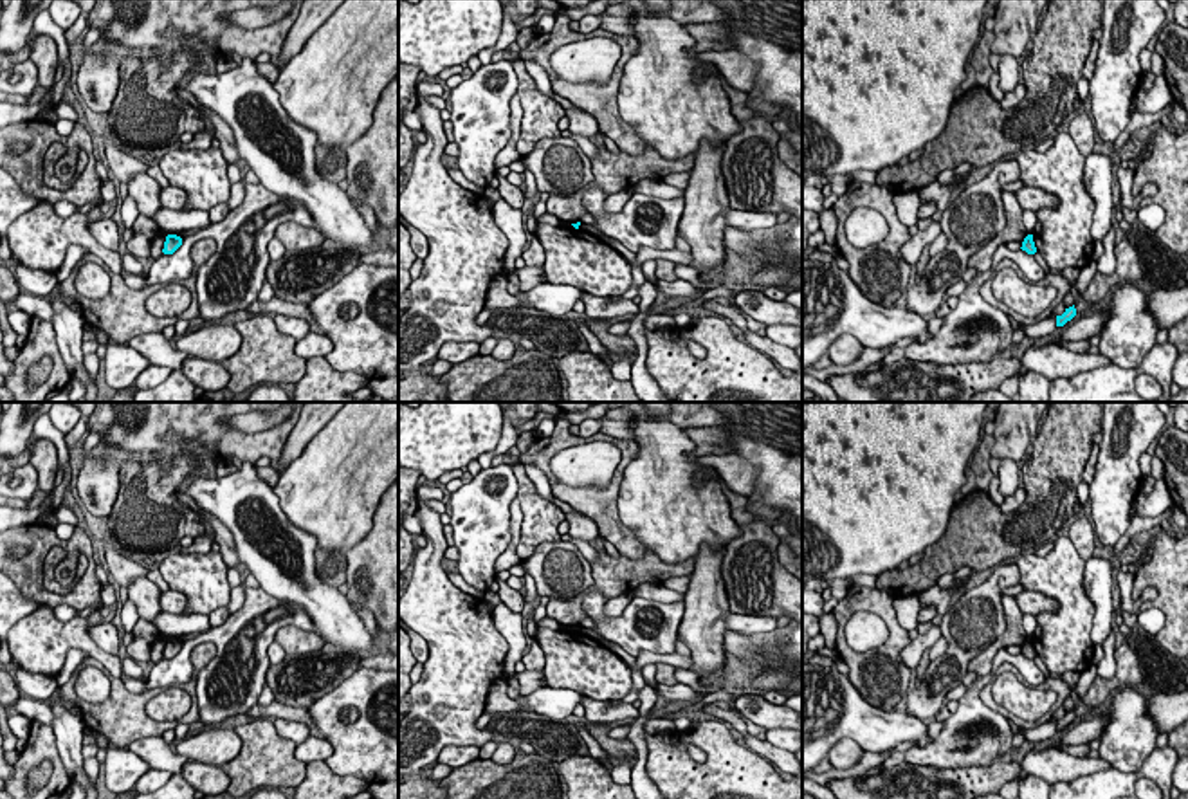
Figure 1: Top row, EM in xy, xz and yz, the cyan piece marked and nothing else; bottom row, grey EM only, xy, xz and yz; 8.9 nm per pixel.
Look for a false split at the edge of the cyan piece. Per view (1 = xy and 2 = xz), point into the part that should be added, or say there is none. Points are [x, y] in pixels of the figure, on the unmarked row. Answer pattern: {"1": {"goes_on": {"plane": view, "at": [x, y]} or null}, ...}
{"1": {"goes_on": null}, "2": {"goes_on": null}}

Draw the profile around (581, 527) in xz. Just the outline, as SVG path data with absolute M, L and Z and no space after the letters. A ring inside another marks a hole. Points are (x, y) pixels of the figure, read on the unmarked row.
M566 514L566 519L570 521L570 537L589 543L600 536L597 523L582 514Z

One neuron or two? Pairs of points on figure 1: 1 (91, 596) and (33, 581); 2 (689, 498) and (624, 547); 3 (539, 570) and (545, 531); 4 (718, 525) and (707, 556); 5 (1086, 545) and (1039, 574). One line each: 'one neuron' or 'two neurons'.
1: one neuron
2: two neurons
3: two neurons
4: two neurons
5: two neurons

